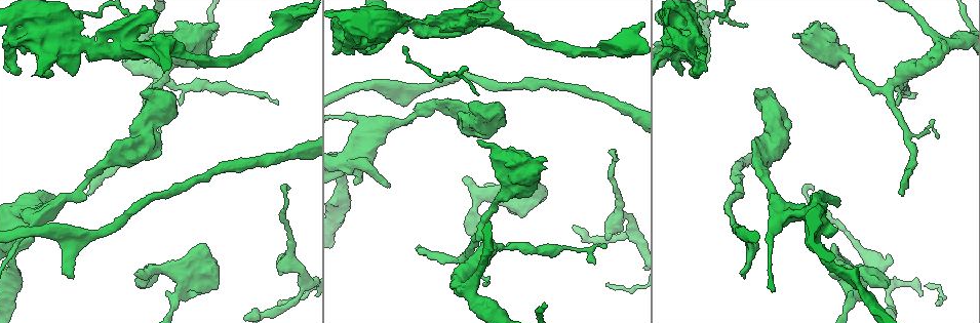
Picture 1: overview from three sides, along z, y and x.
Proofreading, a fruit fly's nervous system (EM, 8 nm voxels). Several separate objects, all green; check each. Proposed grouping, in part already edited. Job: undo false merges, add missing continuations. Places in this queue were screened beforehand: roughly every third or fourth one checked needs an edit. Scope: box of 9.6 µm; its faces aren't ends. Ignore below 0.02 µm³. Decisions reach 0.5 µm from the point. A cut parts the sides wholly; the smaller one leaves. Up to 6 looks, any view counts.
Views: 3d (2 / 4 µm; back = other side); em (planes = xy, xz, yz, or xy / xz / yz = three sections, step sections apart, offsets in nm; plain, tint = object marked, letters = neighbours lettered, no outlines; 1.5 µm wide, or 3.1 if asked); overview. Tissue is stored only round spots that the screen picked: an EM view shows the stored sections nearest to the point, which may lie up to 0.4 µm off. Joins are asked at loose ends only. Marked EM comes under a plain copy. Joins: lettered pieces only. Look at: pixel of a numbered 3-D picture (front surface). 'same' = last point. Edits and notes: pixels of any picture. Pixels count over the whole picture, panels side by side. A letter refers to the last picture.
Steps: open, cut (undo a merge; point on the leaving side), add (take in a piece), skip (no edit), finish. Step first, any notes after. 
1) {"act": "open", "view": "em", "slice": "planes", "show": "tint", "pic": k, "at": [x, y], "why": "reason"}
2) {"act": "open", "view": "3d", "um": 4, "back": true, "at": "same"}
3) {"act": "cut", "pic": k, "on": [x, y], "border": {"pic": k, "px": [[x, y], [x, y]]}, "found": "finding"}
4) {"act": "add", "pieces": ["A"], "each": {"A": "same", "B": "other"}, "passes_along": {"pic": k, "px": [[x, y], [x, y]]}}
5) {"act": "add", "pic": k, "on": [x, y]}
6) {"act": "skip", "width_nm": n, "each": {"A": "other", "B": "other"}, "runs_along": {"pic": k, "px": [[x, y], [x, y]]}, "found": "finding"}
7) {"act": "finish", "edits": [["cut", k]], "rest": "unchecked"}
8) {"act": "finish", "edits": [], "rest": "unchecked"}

{"act": "open", "view": "3d", "um": 2, "pic": 1, "at": [813, 189], "why": "branch stops here"}

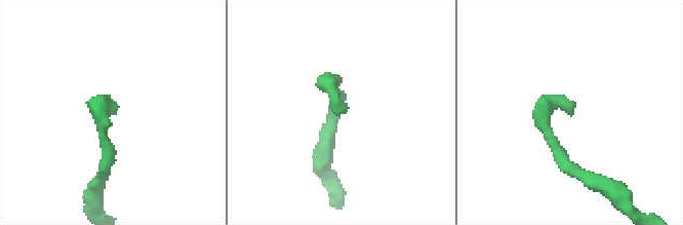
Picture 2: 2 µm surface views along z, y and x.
{"act": "open", "view": "em", "slice": "planes", "show": "tint", "pic": 2, "at": [337, 113]}

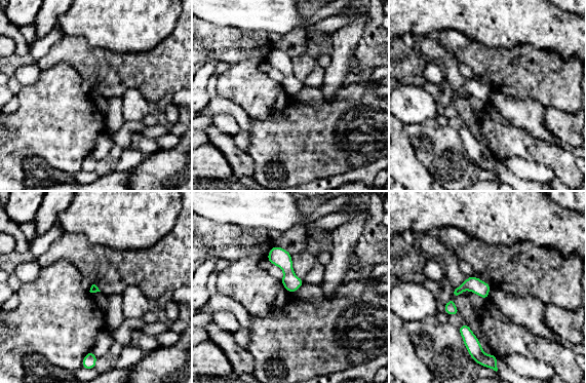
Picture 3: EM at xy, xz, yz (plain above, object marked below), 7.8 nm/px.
{"act": "open", "view": "em", "slice": "planes", "show": "letters", "at": "same", "why": "what lies round it"}

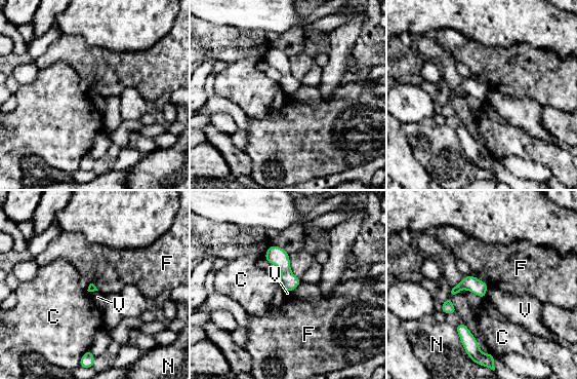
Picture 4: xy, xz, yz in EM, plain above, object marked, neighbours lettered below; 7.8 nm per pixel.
{"act": "skip", "each": {"C": "other", "F": "other", "N": "other", "V": "other"}, "runs_along": {"pic": 4, "px": [[484, 286], [460, 286], [444, 307]]}, "found": "no lettered piece goes on from it"}

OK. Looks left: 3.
{"act": "open", "view": "em", "slice": "planes", "show": "letters", "pic": 1, "at": [74, 277], "why": "an open end"}

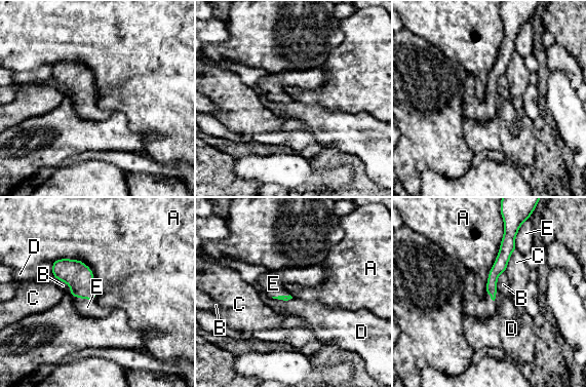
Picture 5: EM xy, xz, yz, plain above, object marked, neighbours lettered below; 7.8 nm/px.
{"act": "add", "pieces": ["E"], "each": {"A": "other", "B": "other", "C": "other", "D": "other", "E": "same"}, "found": "it goes on there"}

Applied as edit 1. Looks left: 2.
{"act": "open", "view": "em", "slice": "planes", "show": "letters", "pic": 1, "at": [465, 178], "why": "free end"}

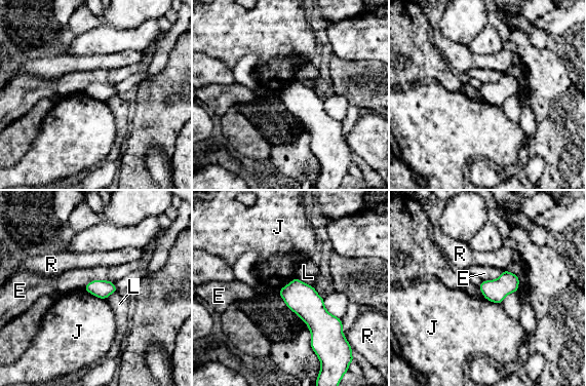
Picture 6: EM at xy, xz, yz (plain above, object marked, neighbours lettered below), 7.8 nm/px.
{"act": "skip", "width_nm": 140, "each": {"E": "other", "J": "other", "L": "other", "R": "other"}, "found": "none of them fits"}

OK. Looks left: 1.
{"act": "finish", "edits": [["add", 5]], "rest": "unchecked"}

